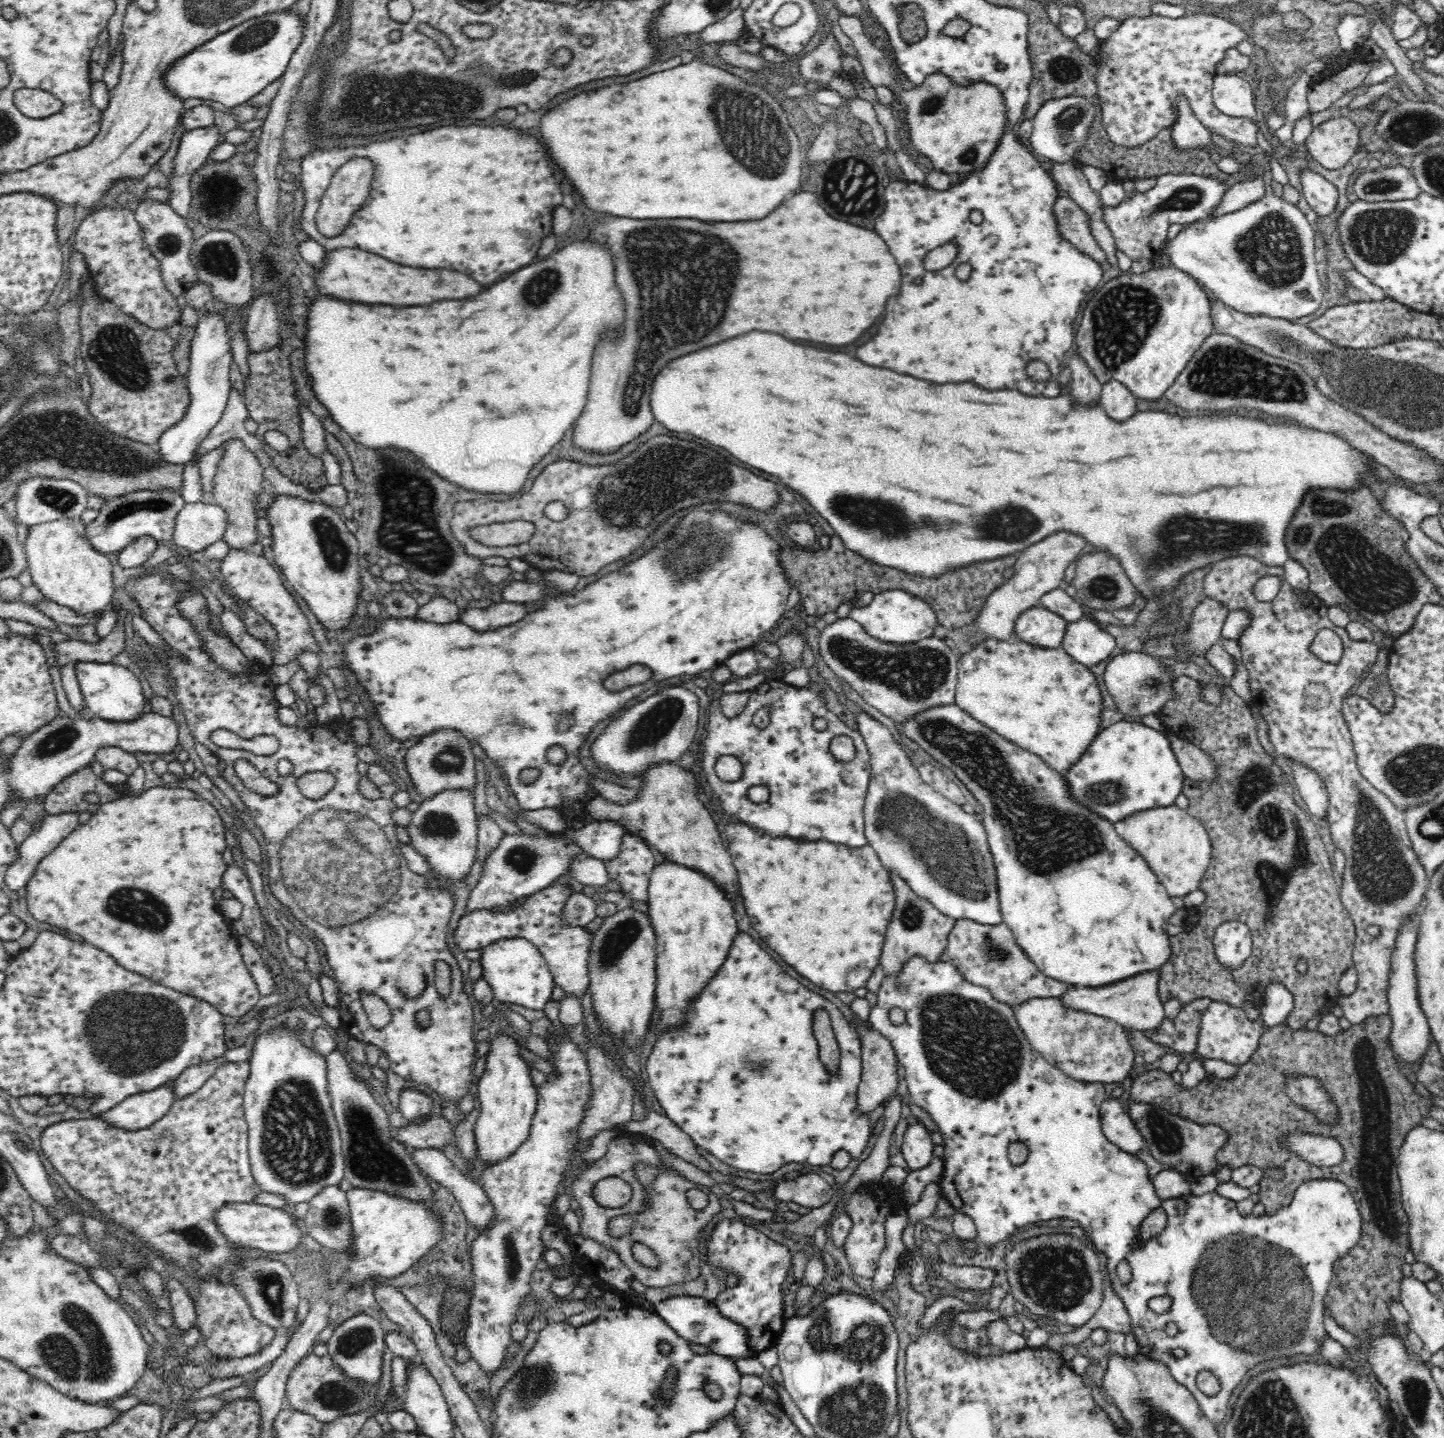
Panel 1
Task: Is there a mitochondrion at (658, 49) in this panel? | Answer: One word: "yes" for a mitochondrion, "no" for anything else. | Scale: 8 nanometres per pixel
no

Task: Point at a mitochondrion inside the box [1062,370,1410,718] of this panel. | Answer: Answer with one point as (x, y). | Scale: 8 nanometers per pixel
(1168, 549)

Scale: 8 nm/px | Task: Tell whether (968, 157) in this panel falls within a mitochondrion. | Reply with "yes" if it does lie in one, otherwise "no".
yes

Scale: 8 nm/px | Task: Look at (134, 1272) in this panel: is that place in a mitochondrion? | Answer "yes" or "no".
no

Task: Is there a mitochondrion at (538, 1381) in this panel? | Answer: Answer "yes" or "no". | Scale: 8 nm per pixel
yes

